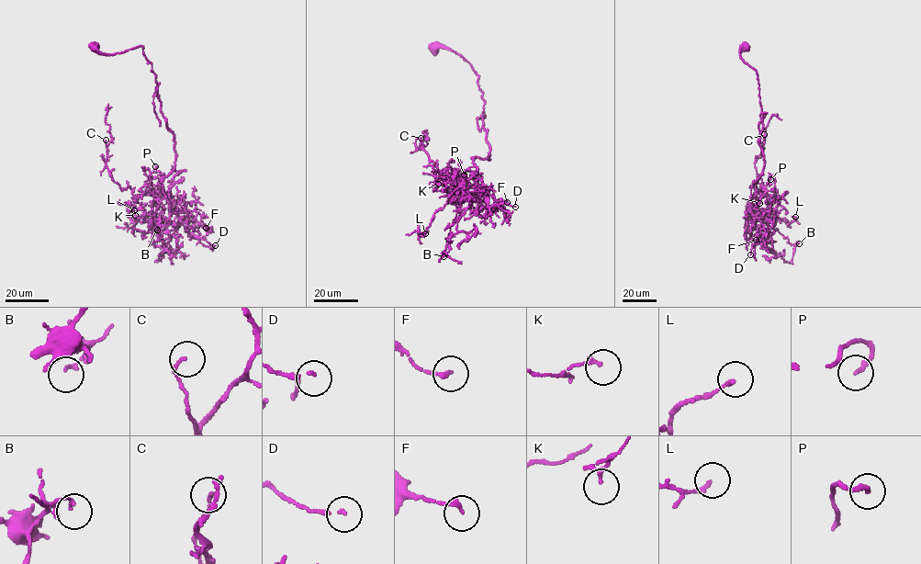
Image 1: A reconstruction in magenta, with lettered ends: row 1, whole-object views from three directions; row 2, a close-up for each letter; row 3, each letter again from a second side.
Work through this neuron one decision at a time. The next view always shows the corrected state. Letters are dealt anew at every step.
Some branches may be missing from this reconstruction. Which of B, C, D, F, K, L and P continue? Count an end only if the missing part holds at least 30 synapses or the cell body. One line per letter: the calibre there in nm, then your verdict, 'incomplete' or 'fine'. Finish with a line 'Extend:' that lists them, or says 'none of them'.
B: 120 nm thick; fine
C: 110 nm thick; fine
D: 120 nm thick; fine
F: 160 nm thick; fine
K: 150 nm thick; fine
L: 150 nm thick; fine
P: 160 nm thick; fine
Extend: none of them

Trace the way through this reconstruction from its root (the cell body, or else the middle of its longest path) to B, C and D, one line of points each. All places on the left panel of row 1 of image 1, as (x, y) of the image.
B: (95, 46), (108, 55), (142, 47), (155, 74), (175, 153), (153, 215), (163, 219), (158, 235), (157, 230)
C: (95, 46), (108, 55), (140, 46), (151, 64), (175, 153), (162, 201), (120, 188), (106, 165), (106, 140)
D: (95, 46), (108, 55), (142, 47), (174, 140), (174, 167), (163, 178), (162, 193), (178, 223), (215, 245)

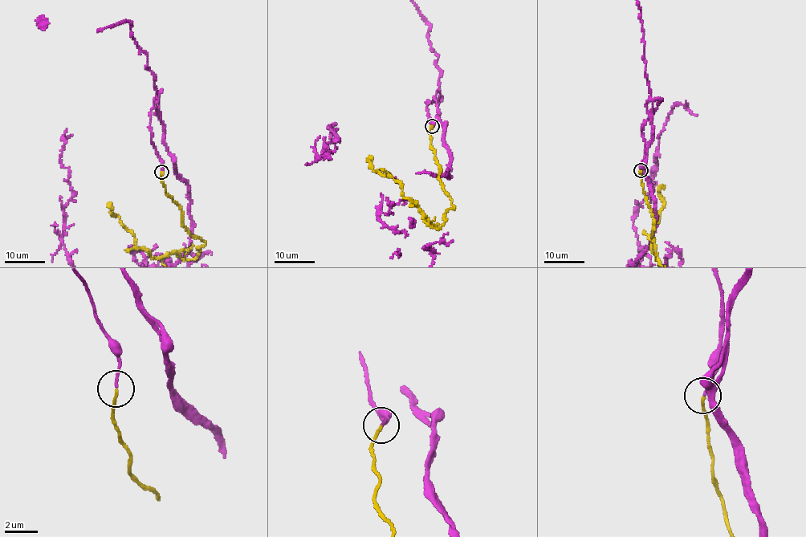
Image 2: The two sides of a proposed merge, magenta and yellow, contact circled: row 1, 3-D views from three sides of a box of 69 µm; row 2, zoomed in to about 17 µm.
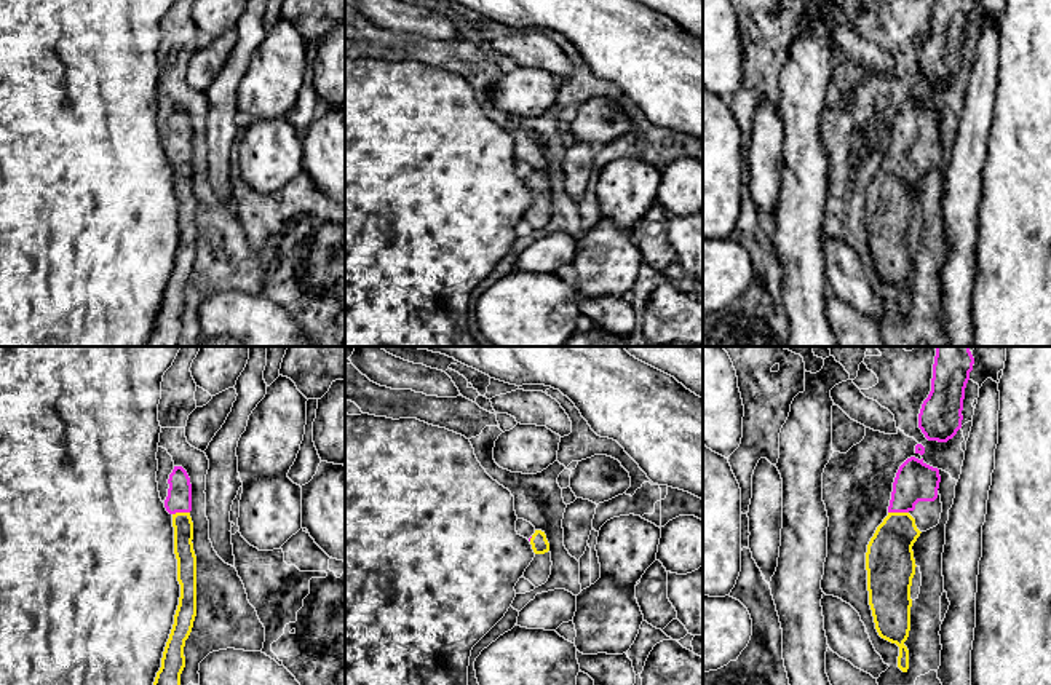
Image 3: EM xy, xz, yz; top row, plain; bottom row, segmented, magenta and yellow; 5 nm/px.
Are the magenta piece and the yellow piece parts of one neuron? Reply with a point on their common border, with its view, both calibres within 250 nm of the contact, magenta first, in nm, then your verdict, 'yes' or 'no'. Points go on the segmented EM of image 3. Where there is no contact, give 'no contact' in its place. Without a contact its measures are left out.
meets magenta in yz at (898, 511); 200 nm thick on the magenta side, 240 nm on the other; yes

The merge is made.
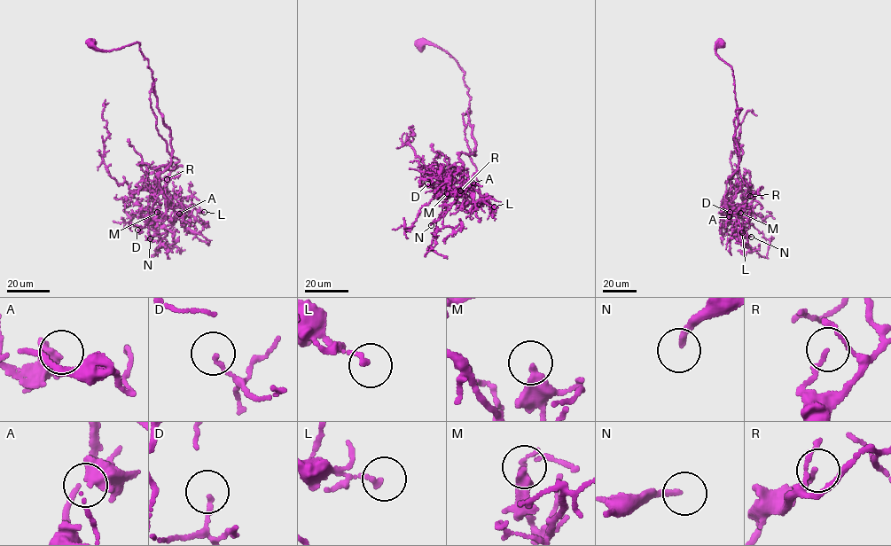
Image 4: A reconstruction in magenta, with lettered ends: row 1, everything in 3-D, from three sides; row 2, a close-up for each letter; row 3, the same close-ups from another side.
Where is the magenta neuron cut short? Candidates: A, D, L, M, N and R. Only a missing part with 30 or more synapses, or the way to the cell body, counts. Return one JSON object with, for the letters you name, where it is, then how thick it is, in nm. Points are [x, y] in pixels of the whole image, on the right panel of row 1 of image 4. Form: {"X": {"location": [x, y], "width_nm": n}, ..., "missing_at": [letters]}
{"N": {"location": [751, 237], "width_nm": 200}, "missing_at": ["N"]}

